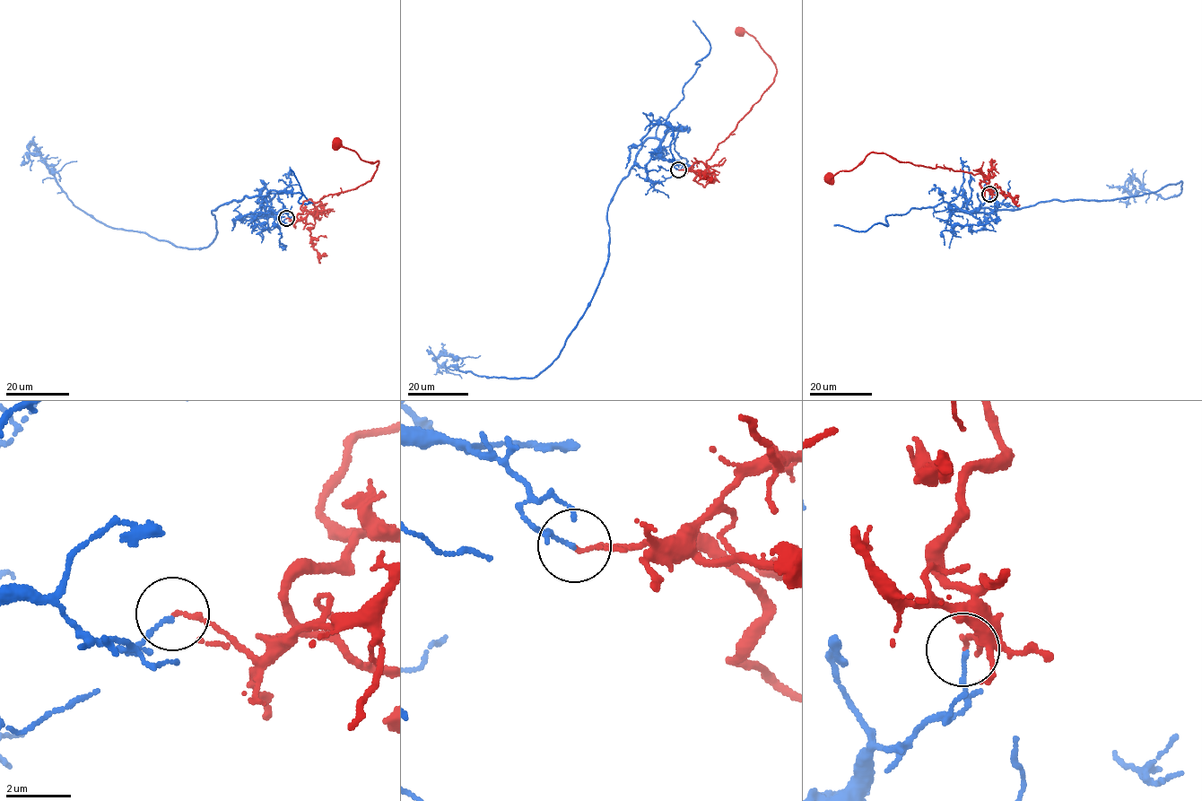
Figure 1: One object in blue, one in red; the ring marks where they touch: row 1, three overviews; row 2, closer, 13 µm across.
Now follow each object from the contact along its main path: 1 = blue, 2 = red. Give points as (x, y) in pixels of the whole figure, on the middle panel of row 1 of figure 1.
1: (678, 169), (646, 138), (607, 210), (597, 288), (546, 368), (482, 376), (434, 357), (480, 356)
2: (678, 169), (701, 161), (709, 167), (706, 161), (719, 143), (773, 82), (777, 68), (757, 40), (737, 32)

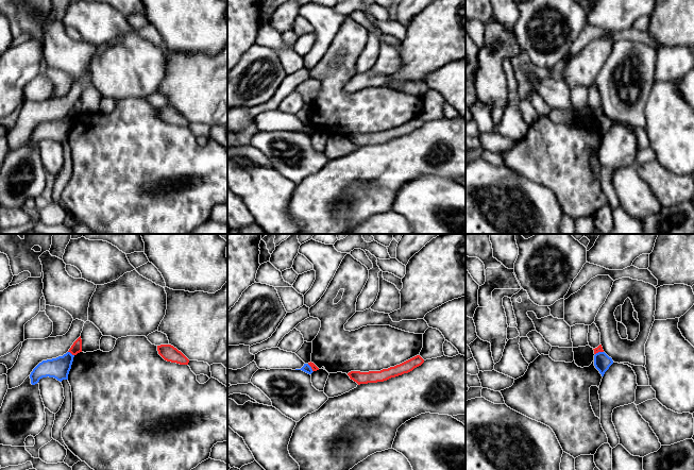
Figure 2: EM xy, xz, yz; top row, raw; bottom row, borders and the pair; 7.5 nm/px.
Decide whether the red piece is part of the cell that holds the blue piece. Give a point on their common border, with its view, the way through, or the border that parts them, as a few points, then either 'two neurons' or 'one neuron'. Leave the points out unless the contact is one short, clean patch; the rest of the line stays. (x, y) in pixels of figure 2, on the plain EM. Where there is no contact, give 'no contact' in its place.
contact xy (70, 115); two neurons

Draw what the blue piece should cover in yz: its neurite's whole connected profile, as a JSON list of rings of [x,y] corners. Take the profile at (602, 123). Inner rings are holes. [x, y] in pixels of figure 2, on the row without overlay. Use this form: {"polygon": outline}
{"polygon": [[[598,114],[594,117],[594,128],[599,133],[602,138],[604,138],[605,134],[612,125],[612,120],[609,119],[605,114]]]}

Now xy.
{"polygon": [[[67,114],[63,118],[56,120],[43,122],[39,124],[31,134],[30,140],[31,146],[35,147],[43,139],[54,139],[62,144],[63,141],[68,141],[68,136],[71,131],[74,117]]]}

